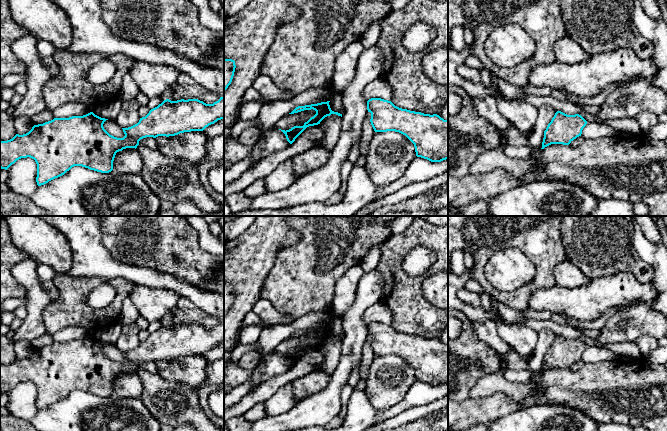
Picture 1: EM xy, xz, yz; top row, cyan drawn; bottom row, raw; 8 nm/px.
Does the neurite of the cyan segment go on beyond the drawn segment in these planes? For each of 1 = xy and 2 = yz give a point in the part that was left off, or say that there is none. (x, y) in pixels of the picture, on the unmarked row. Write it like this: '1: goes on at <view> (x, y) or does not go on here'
1: does not go on here
2: does not go on here

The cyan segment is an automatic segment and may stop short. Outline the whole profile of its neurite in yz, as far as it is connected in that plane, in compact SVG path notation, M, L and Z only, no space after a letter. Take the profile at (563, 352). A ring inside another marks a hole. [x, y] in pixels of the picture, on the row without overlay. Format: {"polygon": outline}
{"polygon": "M557 335L544 355L542 372L551 368L569 369L574 363L581 360L587 345L579 338L567 339Z"}

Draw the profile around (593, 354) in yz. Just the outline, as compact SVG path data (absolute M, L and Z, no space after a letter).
M587 346L586 350L582 354L581 360L584 364L592 364L606 361L613 361L620 359L621 357L615 354L612 350L607 348L600 348L597 346Z

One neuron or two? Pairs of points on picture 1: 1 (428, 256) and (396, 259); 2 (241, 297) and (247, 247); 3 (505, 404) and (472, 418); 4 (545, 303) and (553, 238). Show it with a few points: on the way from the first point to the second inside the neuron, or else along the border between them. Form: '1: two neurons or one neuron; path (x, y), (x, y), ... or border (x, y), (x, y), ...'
1: two neurons; border (423, 245), (404, 257), (409, 276)
2: one neuron; path (247, 285), (247, 259)
3: one neuron; path (497, 405), (480, 411)
4: two neurons; border (555, 284), (550, 287), (537, 289), (528, 301)

